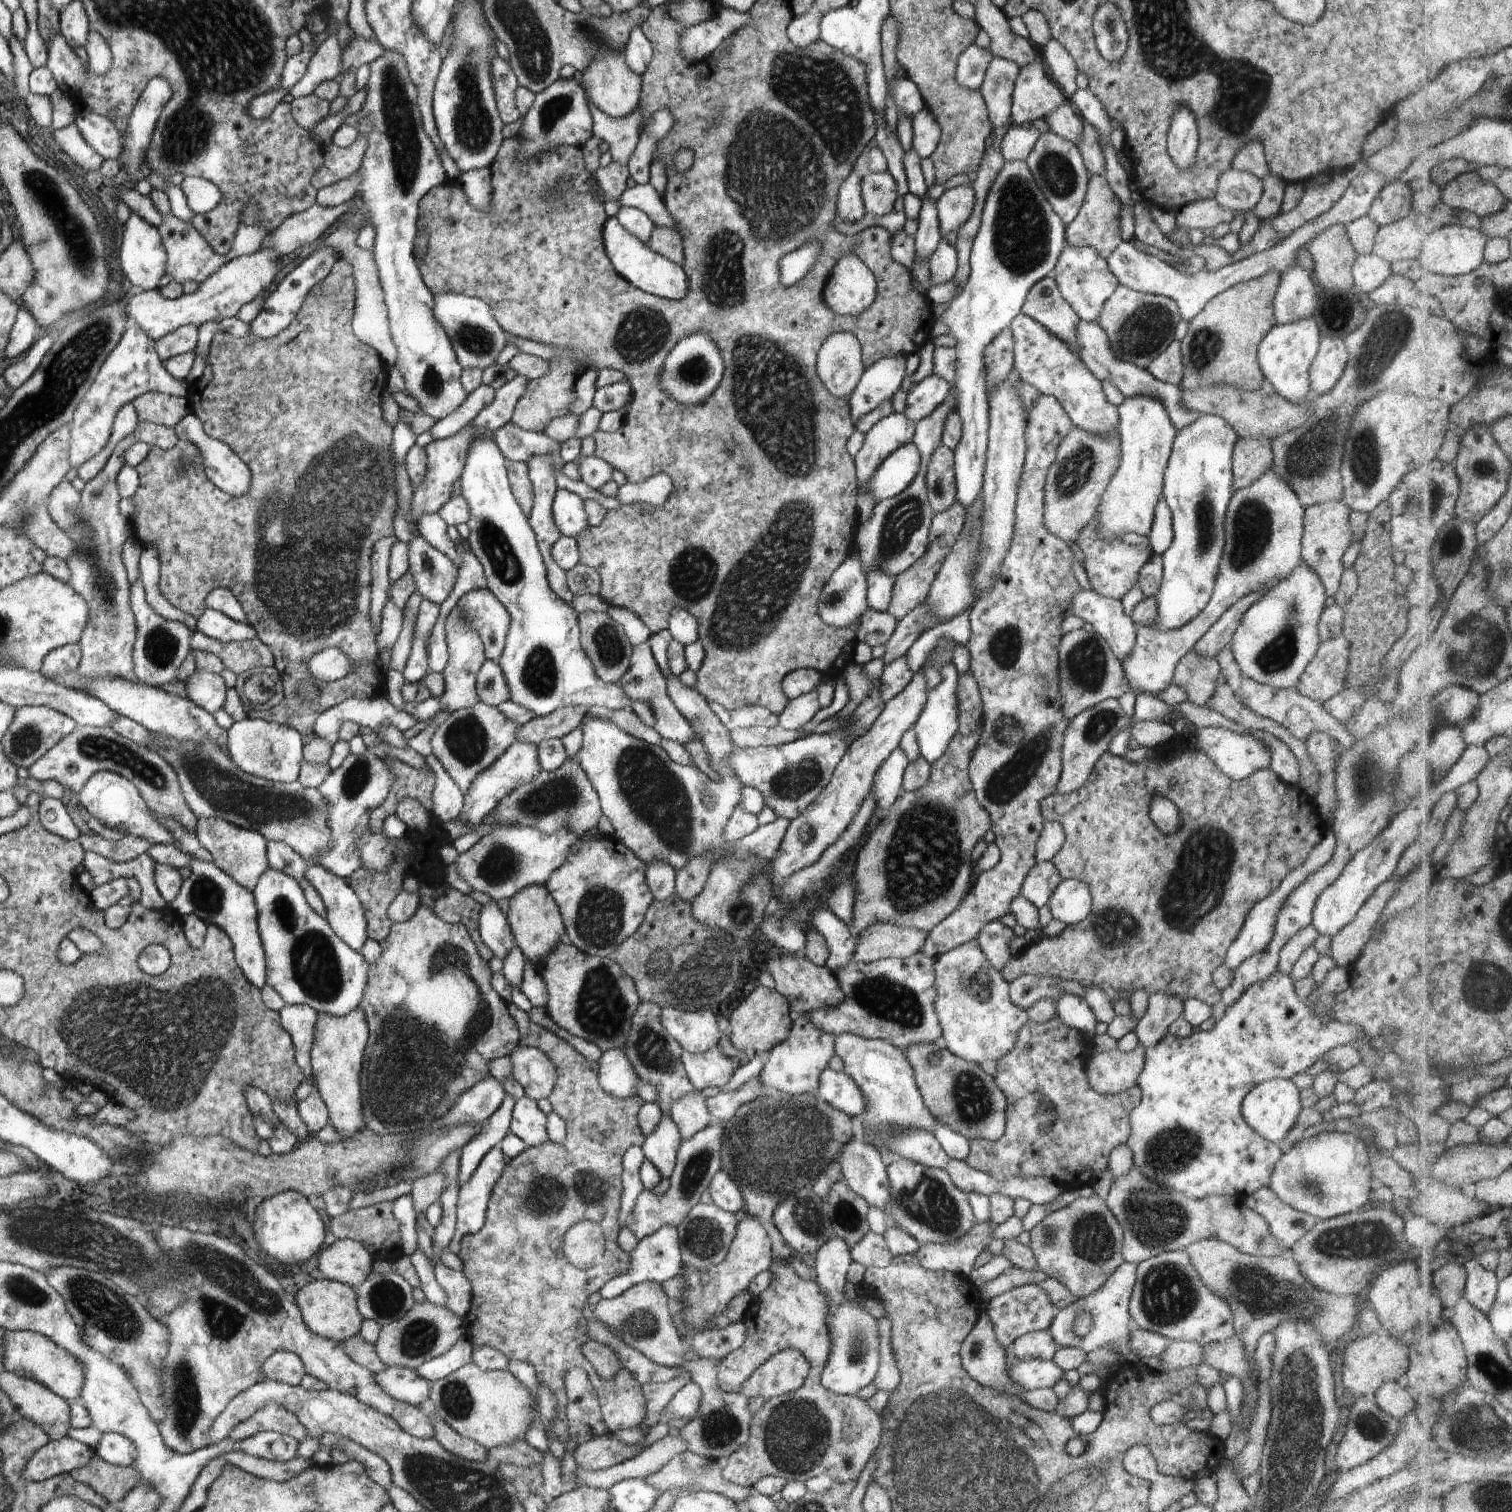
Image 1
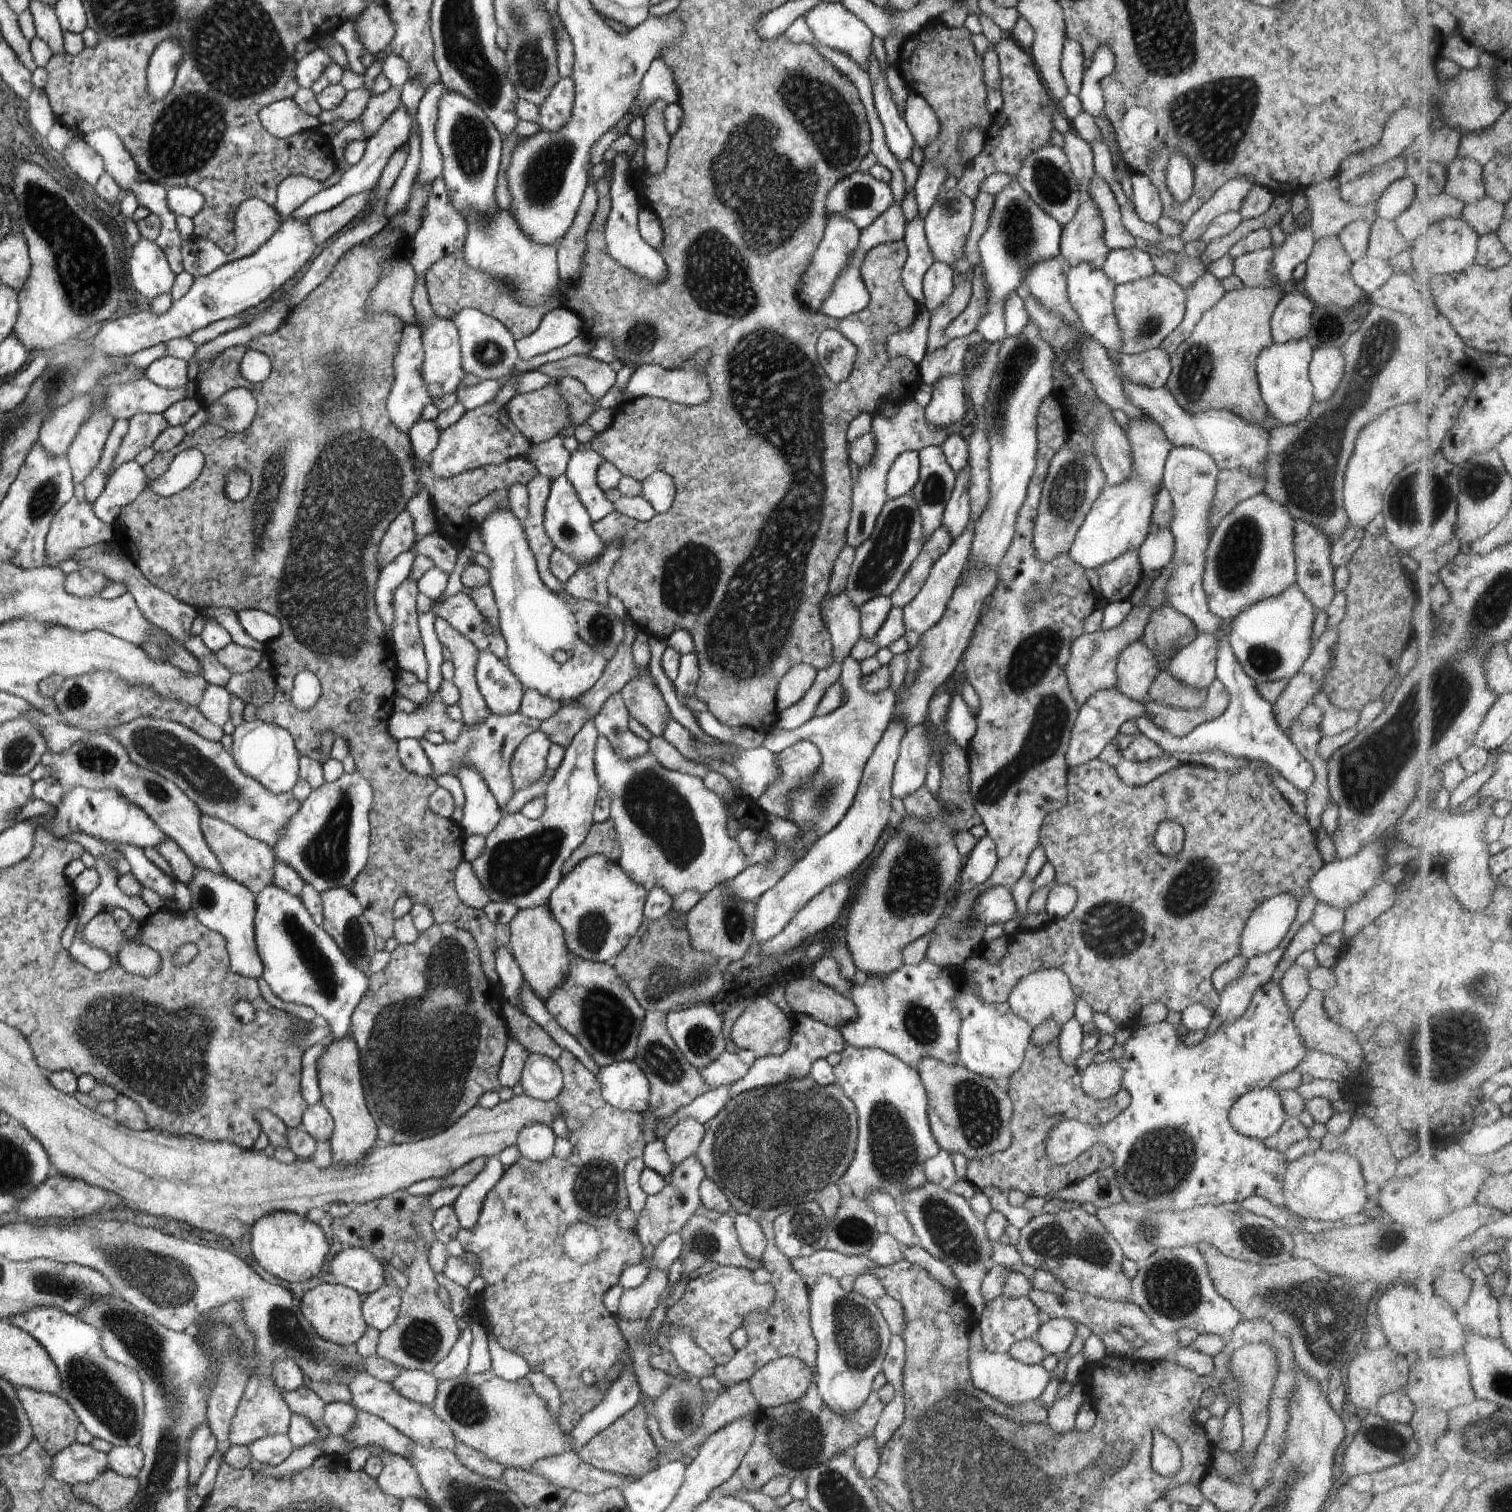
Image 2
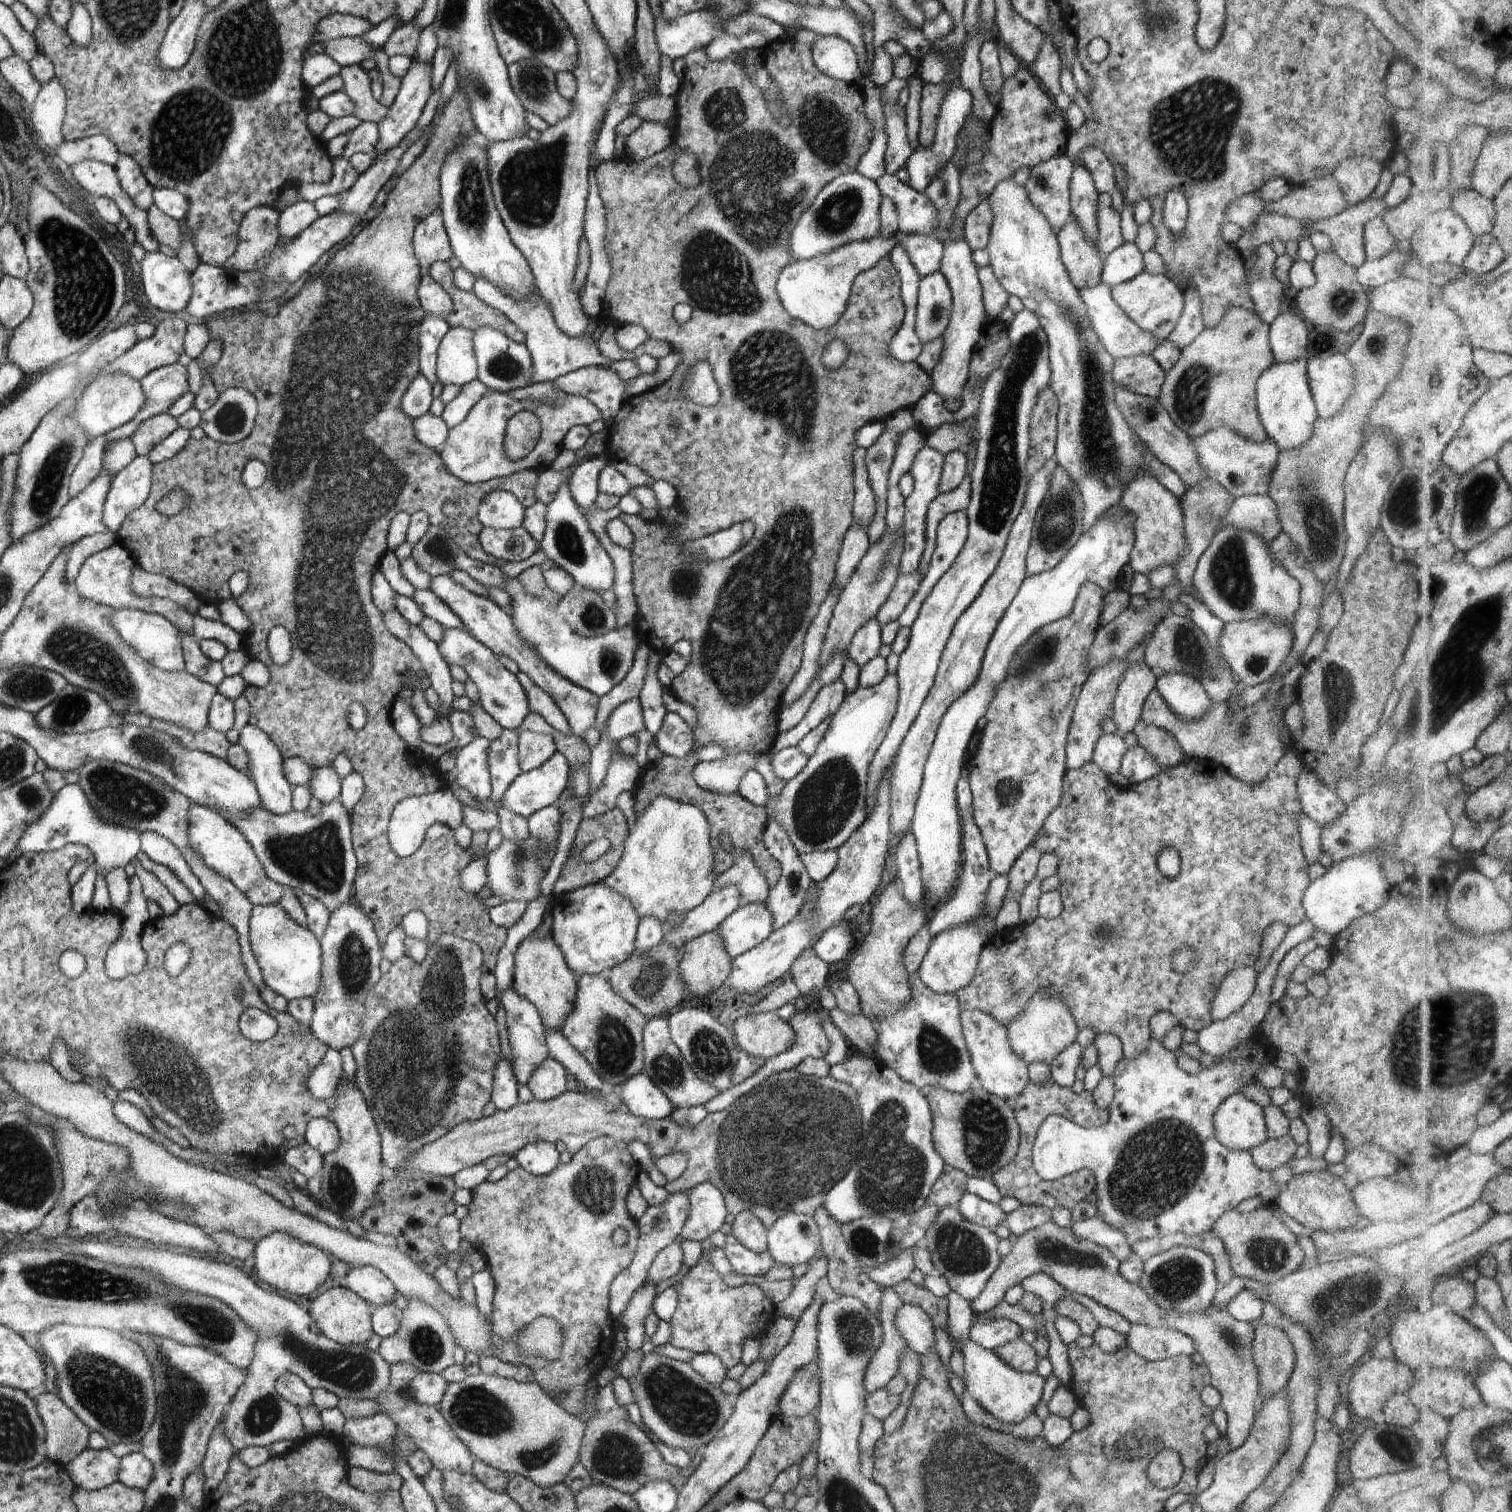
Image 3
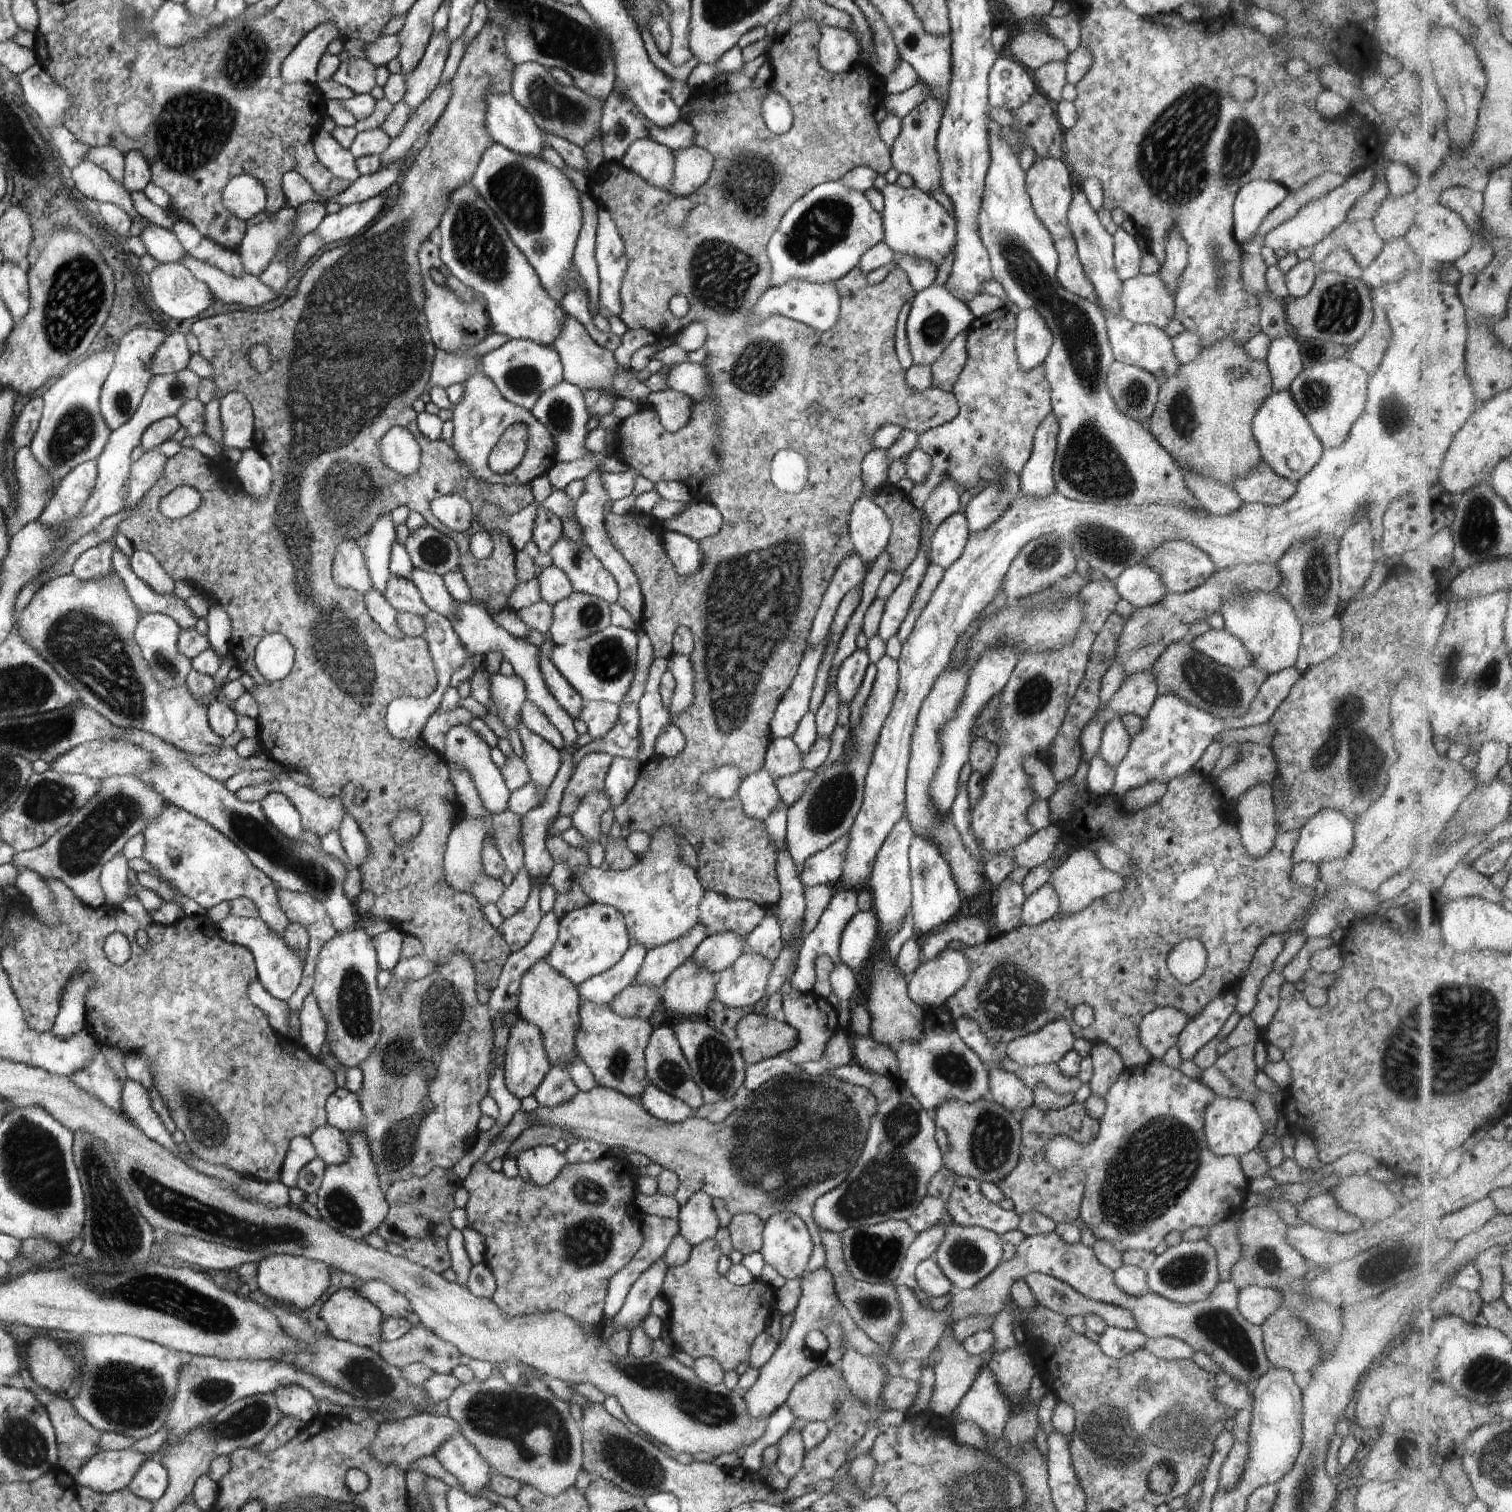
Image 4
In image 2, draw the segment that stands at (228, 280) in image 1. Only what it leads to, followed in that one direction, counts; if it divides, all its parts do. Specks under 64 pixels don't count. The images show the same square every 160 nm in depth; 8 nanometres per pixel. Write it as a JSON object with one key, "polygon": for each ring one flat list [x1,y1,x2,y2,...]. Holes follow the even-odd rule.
{"polygon":[[284,219,279,229,252,256,235,260,217,268,212,274,196,277,188,292,166,311,156,316,149,310,129,314,117,320,108,320,90,342,96,354,124,357,145,348,187,337,195,330,203,329,213,322,246,313,248,308,258,306,270,294,280,290,285,282,296,276,300,268,314,256,317,244,305,221]]}

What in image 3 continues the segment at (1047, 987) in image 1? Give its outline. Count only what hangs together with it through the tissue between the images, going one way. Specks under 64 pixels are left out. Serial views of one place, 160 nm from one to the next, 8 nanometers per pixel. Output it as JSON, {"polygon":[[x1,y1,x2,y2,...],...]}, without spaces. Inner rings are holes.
{"polygon":[[1040,988,1036,994,1032,994,1028,1006,1008,1024,1008,1040,1018,1058,1022,1058,1026,1064,1034,1062,1050,1063,1056,1056,1076,1042,1079,1029,1072,1012,1062,1002,1060,994,1050,988]]}

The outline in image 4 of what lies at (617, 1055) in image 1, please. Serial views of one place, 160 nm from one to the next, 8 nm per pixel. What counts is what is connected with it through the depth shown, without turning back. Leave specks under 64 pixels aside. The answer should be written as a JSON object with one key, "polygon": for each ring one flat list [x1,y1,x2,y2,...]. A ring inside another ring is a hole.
{"polygon":[[652,1084,647,1085,639,1101,647,1113,669,1123,684,1122,695,1114,688,1104]]}

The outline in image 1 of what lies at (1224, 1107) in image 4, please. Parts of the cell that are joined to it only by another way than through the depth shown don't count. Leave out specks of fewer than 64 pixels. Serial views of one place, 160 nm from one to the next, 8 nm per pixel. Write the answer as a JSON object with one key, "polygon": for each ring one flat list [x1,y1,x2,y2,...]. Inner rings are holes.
{"polygon":[[1270,1079,1258,1083,1243,1098,1241,1104,1242,1118,1262,1138,1273,1143,1285,1138,1288,1131,1296,1124,1296,1119,1303,1106,1300,1102,1299,1088,1290,1079]]}

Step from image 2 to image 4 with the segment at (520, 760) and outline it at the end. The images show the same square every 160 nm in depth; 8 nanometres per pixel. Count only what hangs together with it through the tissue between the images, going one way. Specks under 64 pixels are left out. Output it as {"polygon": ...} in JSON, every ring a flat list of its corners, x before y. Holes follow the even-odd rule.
{"polygon":[[523,721,516,725,524,752,530,782,540,795,548,794,561,765,561,752,539,734,529,729]]}

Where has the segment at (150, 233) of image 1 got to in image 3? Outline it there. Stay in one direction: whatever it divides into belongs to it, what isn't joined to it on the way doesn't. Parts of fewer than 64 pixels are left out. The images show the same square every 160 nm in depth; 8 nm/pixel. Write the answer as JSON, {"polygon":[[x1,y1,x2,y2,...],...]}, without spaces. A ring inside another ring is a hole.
{"polygon":[[148,252,140,264,142,288,150,304,174,314,184,310,192,296,192,284,190,274,177,258]]}

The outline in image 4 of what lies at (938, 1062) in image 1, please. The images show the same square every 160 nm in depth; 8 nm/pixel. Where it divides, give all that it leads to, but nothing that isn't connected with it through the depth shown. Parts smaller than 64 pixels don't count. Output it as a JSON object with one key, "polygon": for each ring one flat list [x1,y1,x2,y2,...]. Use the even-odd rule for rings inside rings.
{"polygon":[[991,1094,975,1103,948,1101,939,1106,932,1116,943,1164,958,1177,996,1184,1016,1168,1021,1153,1021,1122,996,1103]]}

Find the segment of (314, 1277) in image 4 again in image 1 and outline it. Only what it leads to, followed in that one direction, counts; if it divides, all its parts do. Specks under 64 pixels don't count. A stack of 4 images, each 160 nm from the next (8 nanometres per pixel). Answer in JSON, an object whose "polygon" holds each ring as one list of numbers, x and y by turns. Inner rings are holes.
{"polygon":[[286,1191,258,1204,252,1230,260,1248,280,1264,302,1264,314,1256,326,1238,326,1228,320,1214,307,1198,296,1191]]}

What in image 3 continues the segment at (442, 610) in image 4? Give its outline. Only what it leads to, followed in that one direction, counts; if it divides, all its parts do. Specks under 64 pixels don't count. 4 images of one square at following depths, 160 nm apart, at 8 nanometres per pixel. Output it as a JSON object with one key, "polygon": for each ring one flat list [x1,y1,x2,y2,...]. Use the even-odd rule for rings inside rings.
{"polygon":[[446,574,434,577,433,583,430,584,430,590,432,590,444,604,448,604,448,608,460,618,460,622,464,622,464,630,466,630,467,634,470,634,481,644,484,644,494,655,506,656,506,658,514,660,519,671,524,672,534,684,542,688,542,690,554,700,554,703,564,714,573,734,578,736,578,738,586,744,584,734,586,734,586,730,590,730,590,728,595,726,600,697,580,686,572,684,572,682,568,682,568,680,562,678,560,674,556,674,556,672,536,654,536,650,534,650,530,644,526,644,526,642,518,636,511,617,492,600,484,598,484,596,476,596,474,592,465,590]]}

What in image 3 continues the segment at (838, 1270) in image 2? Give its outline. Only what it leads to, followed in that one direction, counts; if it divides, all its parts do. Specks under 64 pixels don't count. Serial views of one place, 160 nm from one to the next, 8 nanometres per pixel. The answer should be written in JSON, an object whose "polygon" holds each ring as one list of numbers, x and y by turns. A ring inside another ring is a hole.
{"polygon":[[733,1235,723,1236,719,1245,732,1270,739,1275,764,1276,772,1267,783,1268,780,1262,768,1254,768,1250,756,1254,742,1246],[906,1249,900,1253,898,1259,888,1260,882,1266,868,1268,864,1264,858,1264,858,1268,879,1286,892,1287,896,1286,898,1282,902,1282,902,1280,907,1280,912,1270,914,1270,915,1264,910,1249]]}

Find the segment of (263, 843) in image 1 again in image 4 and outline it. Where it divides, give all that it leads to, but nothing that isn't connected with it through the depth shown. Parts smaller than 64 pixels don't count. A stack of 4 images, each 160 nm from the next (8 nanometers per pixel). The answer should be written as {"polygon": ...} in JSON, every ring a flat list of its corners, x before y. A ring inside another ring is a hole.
{"polygon":[[172,804,164,805,155,819,152,819,141,832,144,837,142,860,146,861,157,873,170,881,181,893,197,902,202,908,210,910,217,904,238,897,246,897,254,901,259,917,269,926,269,929,279,937,289,923,282,912,277,899,277,885,264,872,256,868,250,859,229,838,217,831,207,822,192,816,189,812]]}

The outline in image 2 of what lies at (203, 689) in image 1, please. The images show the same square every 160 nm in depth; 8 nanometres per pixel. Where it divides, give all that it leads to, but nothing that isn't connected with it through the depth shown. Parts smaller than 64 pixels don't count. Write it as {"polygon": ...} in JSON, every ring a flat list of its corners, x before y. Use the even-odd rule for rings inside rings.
{"polygon":[[206,684,199,711,212,724,223,727,229,721,231,694,224,687]]}

